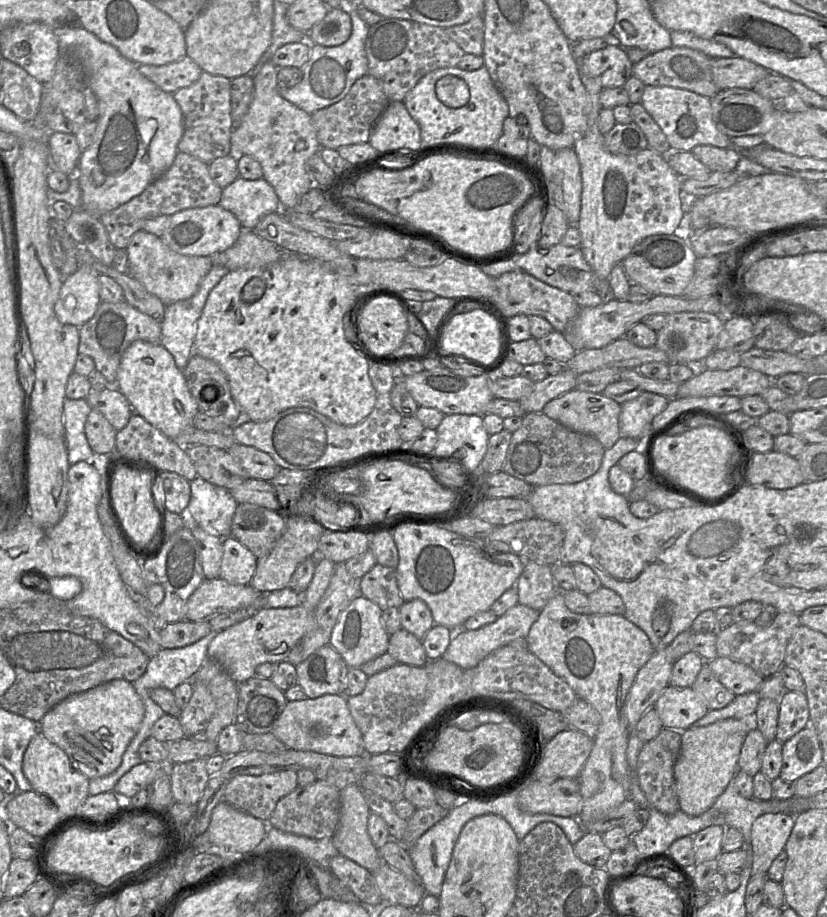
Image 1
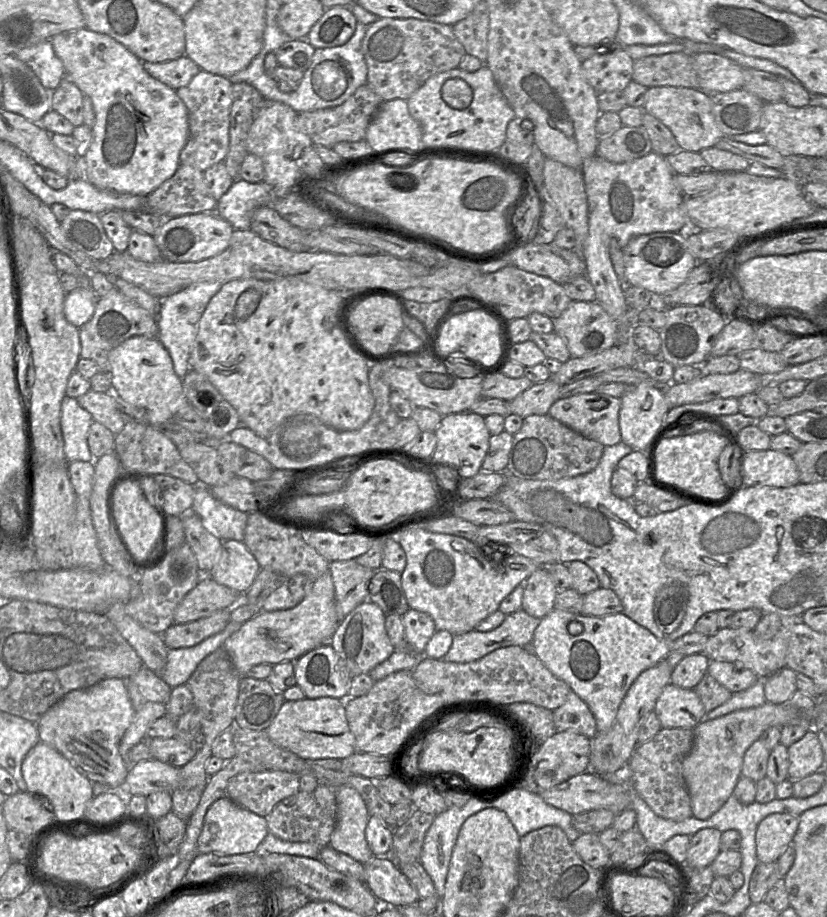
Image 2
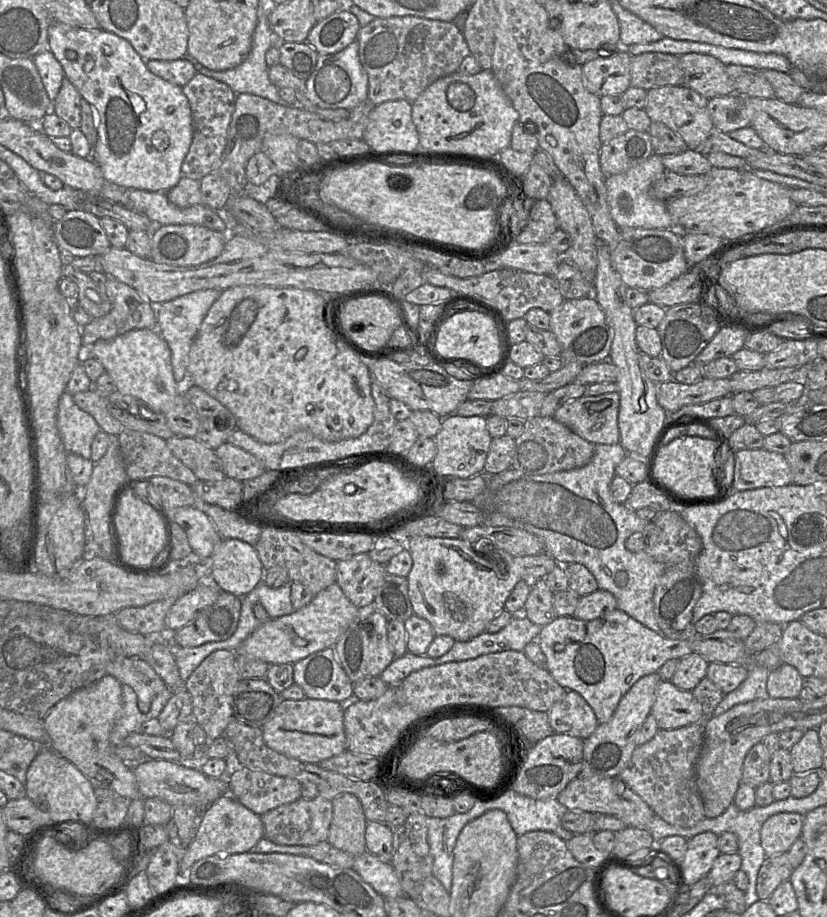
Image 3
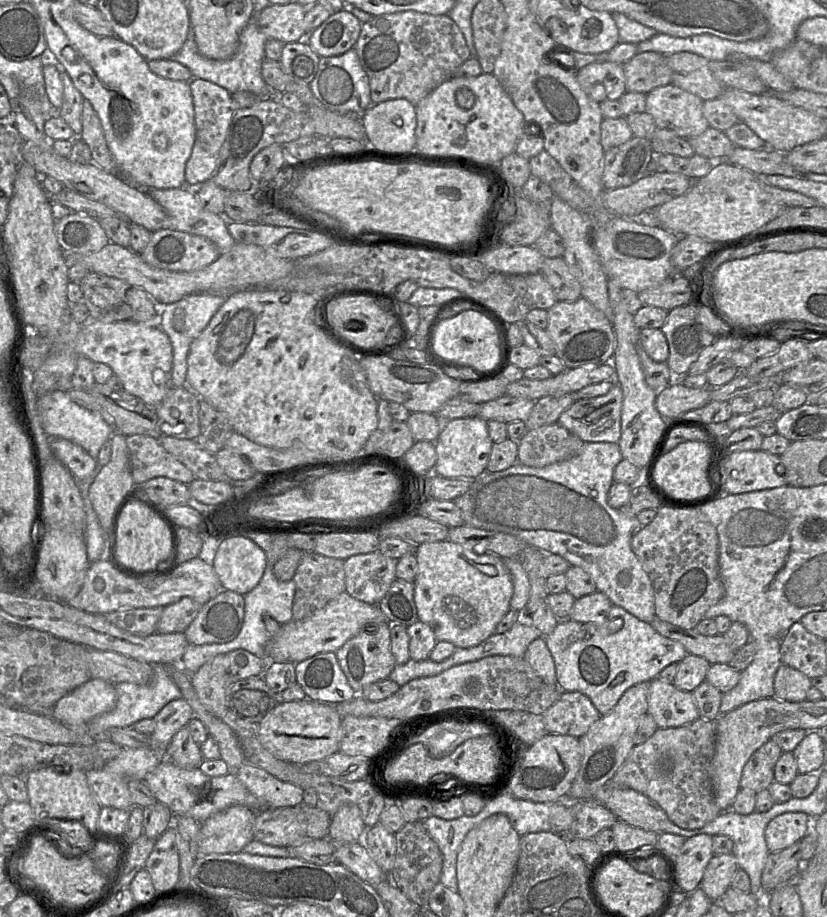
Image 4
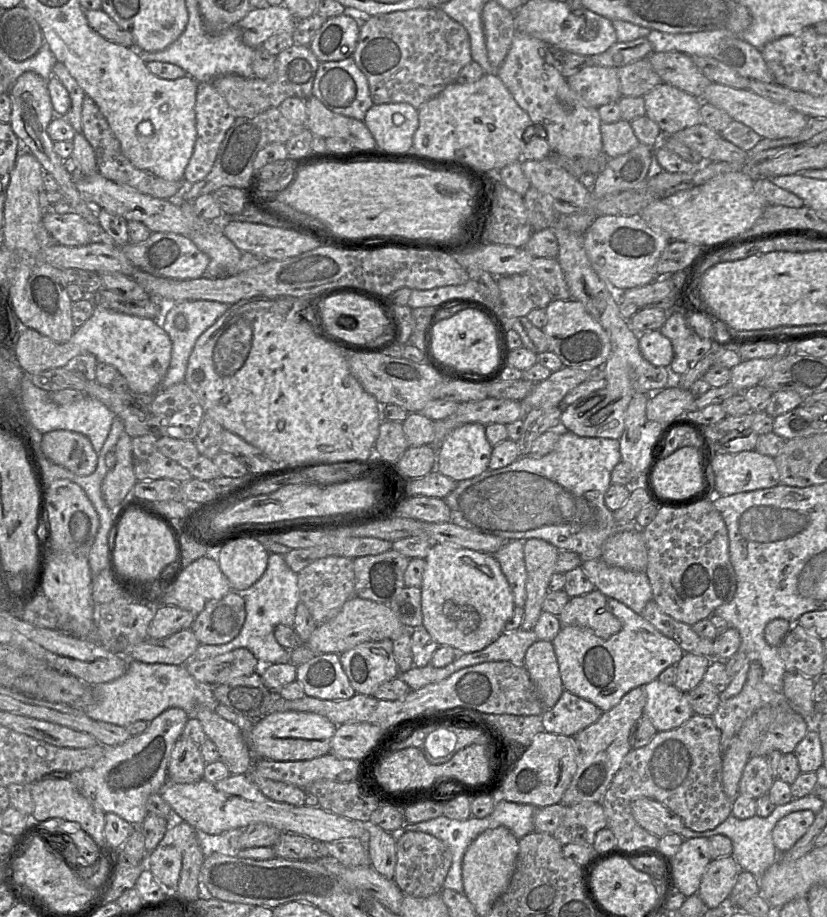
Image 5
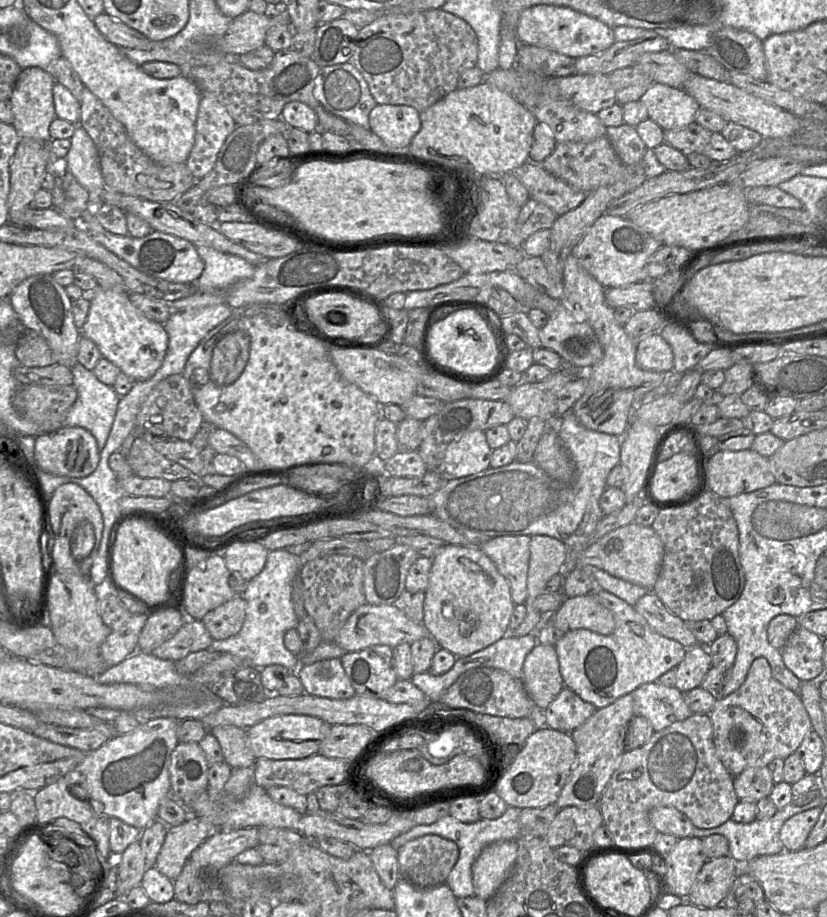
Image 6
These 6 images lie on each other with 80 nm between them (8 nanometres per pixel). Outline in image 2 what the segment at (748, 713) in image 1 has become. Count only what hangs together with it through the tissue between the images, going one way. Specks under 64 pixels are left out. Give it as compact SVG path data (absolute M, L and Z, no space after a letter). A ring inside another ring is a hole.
M758 679L748 689L734 693L727 702L707 712L702 721L713 720L737 710L759 707L765 702L764 680Z

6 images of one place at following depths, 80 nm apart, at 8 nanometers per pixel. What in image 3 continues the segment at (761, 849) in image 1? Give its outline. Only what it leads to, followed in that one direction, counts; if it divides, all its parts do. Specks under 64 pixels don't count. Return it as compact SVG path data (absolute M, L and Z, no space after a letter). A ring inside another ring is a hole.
M778 813L769 817L761 828L761 845L767 857L788 852L800 838L804 815Z

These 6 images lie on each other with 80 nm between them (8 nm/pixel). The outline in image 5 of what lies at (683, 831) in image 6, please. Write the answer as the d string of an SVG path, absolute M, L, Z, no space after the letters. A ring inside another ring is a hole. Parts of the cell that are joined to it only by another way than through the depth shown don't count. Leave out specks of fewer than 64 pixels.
M636 799L631 809L637 823L659 838L667 834L679 834L686 827L677 814L653 799Z

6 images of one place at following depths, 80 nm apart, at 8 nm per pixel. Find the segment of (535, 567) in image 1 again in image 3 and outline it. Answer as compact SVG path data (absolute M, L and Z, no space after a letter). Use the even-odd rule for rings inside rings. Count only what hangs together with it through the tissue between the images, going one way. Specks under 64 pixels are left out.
M544 578L531 580L531 589L524 606L525 616L541 627L550 624L557 617L553 597L554 593Z

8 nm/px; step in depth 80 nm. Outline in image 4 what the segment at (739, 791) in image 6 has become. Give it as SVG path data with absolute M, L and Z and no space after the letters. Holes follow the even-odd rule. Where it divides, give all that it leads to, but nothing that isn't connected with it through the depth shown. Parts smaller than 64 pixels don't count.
M763 748L756 750L745 764L740 786L758 793L768 789L774 781L774 766L772 766Z

